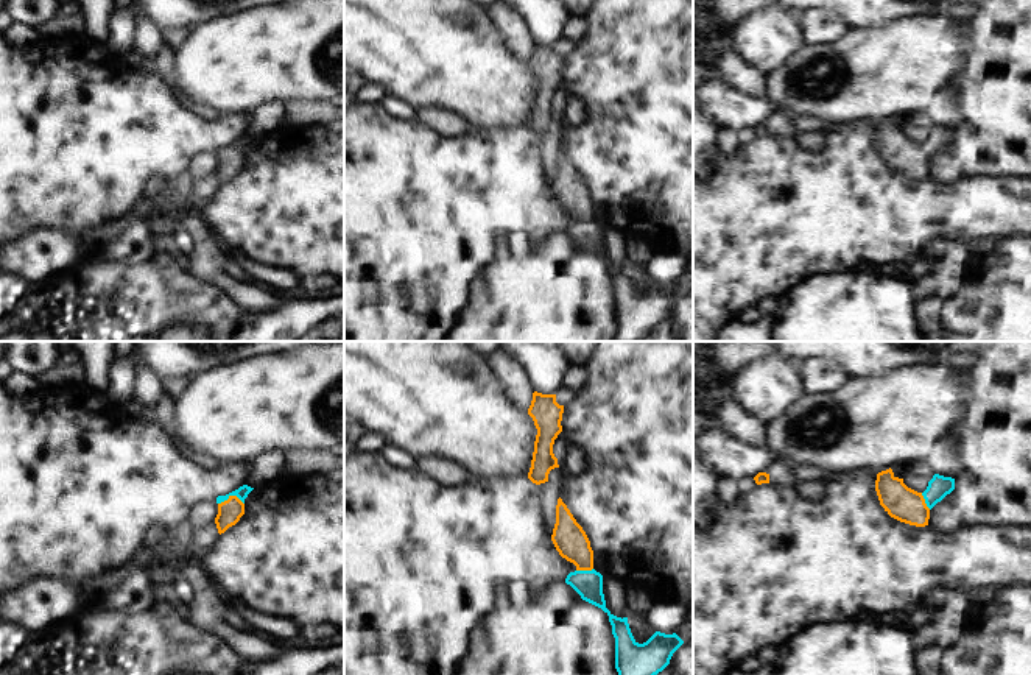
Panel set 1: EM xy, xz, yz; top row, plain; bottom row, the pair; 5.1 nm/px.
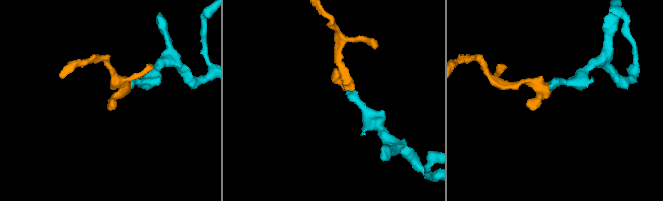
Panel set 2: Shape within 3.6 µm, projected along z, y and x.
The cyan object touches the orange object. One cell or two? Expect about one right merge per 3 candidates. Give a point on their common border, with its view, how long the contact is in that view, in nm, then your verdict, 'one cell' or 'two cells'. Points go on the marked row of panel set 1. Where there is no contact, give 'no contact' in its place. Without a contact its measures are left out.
meets cyan in xy at (231, 494); contact 140 nm long; one cell

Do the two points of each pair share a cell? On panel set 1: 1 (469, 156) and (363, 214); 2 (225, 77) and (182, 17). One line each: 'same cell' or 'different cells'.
1: same cell
2: different cells

